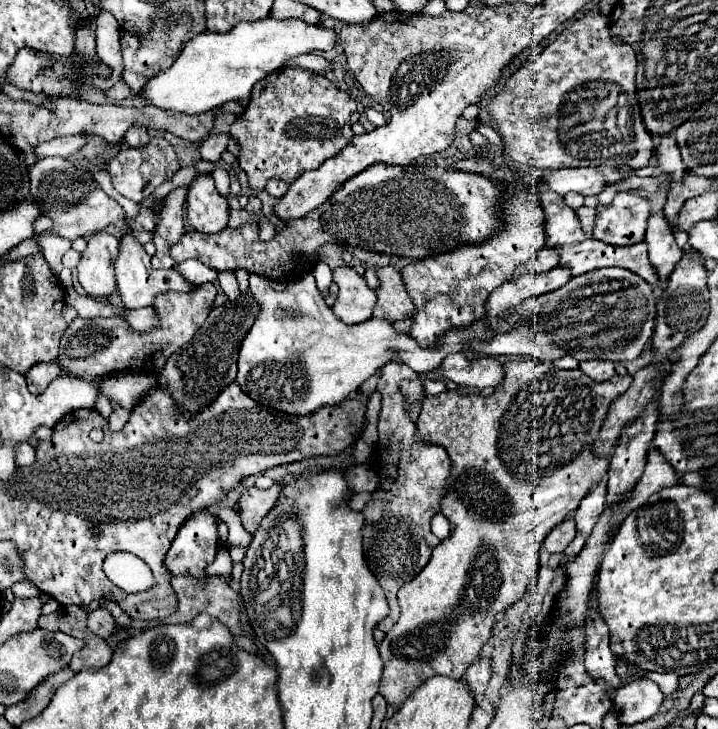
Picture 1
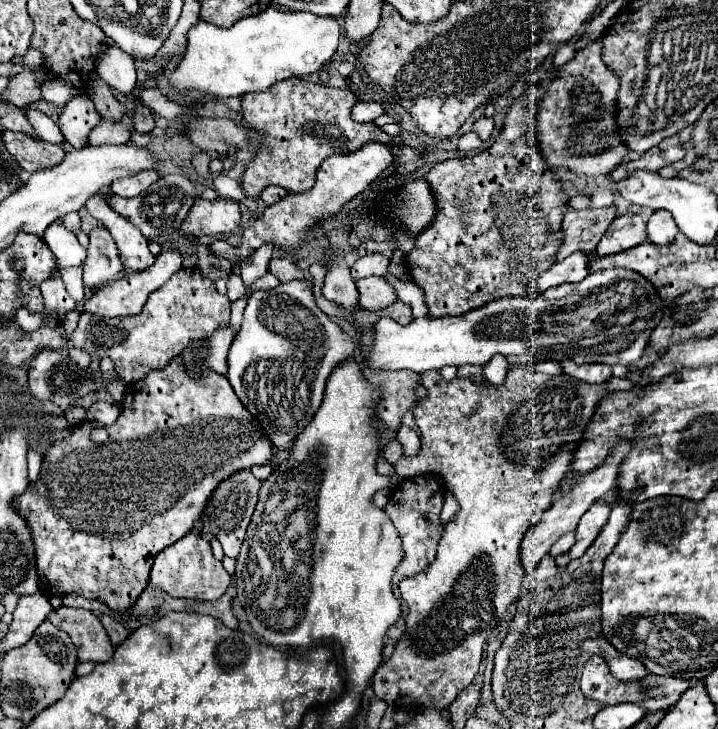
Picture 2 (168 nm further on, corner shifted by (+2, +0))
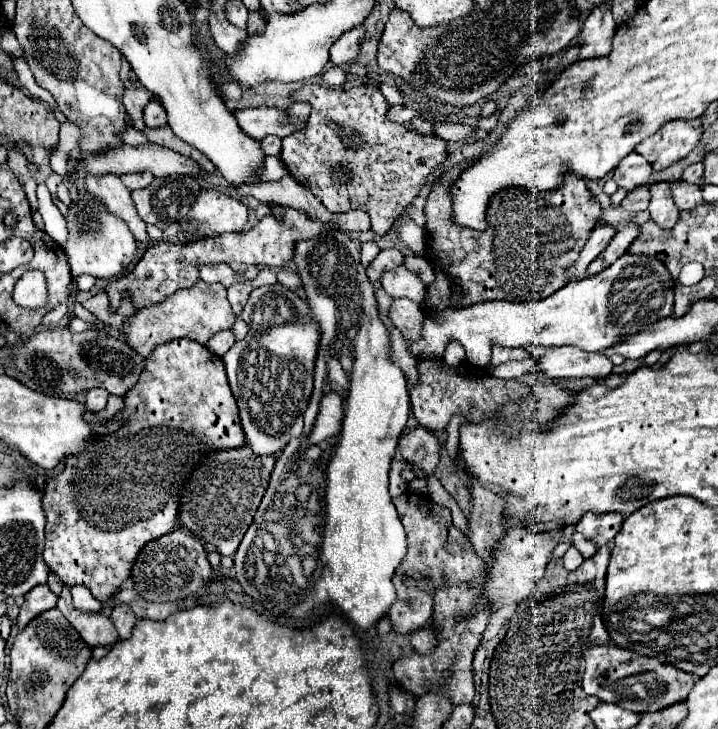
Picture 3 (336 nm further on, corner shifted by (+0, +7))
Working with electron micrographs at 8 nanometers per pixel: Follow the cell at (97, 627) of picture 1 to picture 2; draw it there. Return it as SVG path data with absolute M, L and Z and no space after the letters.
M103 615L101 617L101 623L103 623L103 627L107 629L107 633L109 633L109 637L111 637L111 643L117 647L119 643L123 643L127 637L129 637L129 629L123 625L123 623L119 623L117 619L113 619L113 617L109 617L109 615Z

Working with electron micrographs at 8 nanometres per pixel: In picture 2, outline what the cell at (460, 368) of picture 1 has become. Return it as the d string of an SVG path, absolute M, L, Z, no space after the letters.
M495 355L485 367L483 367L483 373L485 373L485 379L493 385L499 385L505 381L505 375L509 371L509 363L507 363L507 357L503 355Z

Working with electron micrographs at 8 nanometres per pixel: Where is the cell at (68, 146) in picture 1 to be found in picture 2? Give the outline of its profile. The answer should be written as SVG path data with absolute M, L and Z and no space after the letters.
M101 121L89 135L91 145L119 145L131 139L131 129L123 123L109 123Z

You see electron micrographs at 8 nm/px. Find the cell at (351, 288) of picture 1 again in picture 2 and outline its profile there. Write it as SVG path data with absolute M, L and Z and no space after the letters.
M383 277L357 279L357 289L361 295L359 305L361 309L367 309L367 311L379 311L397 301L395 289Z

